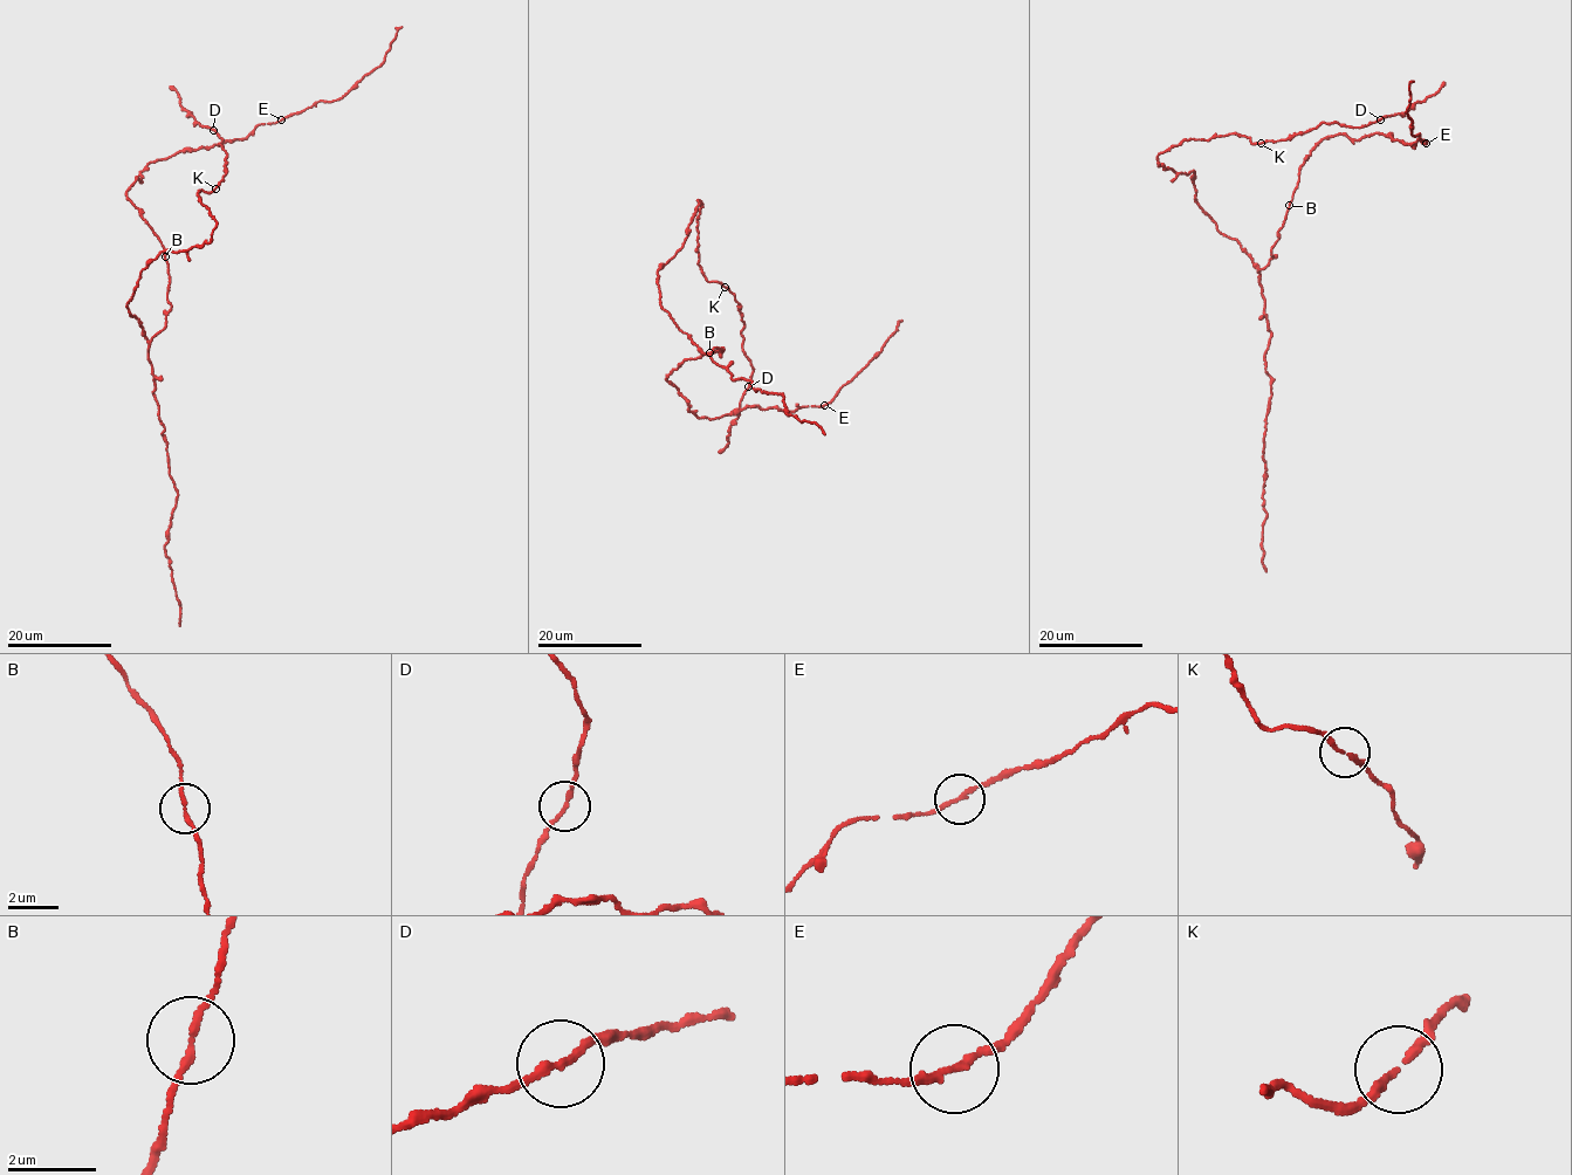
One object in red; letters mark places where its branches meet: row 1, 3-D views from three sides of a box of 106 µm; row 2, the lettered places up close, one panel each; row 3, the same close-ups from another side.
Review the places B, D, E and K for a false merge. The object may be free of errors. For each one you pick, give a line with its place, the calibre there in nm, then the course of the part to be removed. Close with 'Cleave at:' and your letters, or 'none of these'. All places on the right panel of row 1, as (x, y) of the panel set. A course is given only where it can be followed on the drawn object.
Cleave at: none of these

